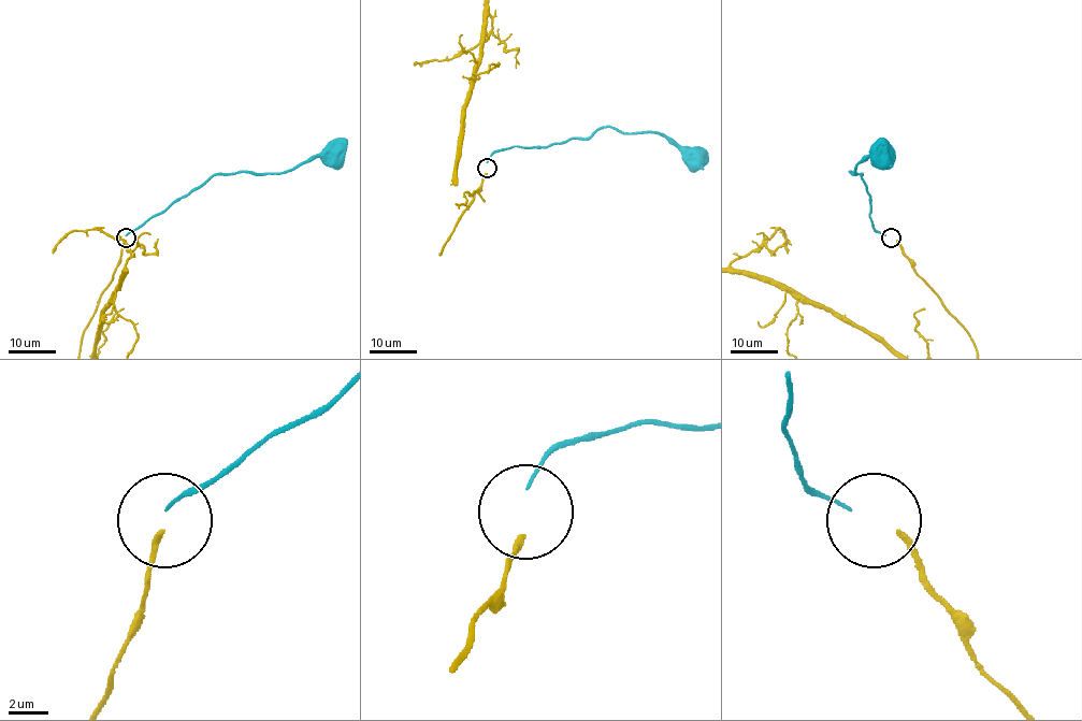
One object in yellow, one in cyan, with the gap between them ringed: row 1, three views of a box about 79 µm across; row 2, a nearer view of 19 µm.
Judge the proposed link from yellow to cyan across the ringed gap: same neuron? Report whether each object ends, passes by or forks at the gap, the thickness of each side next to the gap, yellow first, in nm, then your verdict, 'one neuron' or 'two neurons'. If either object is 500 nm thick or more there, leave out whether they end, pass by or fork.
yellow ends | cyan ends | 320/140 nm | two neurons

